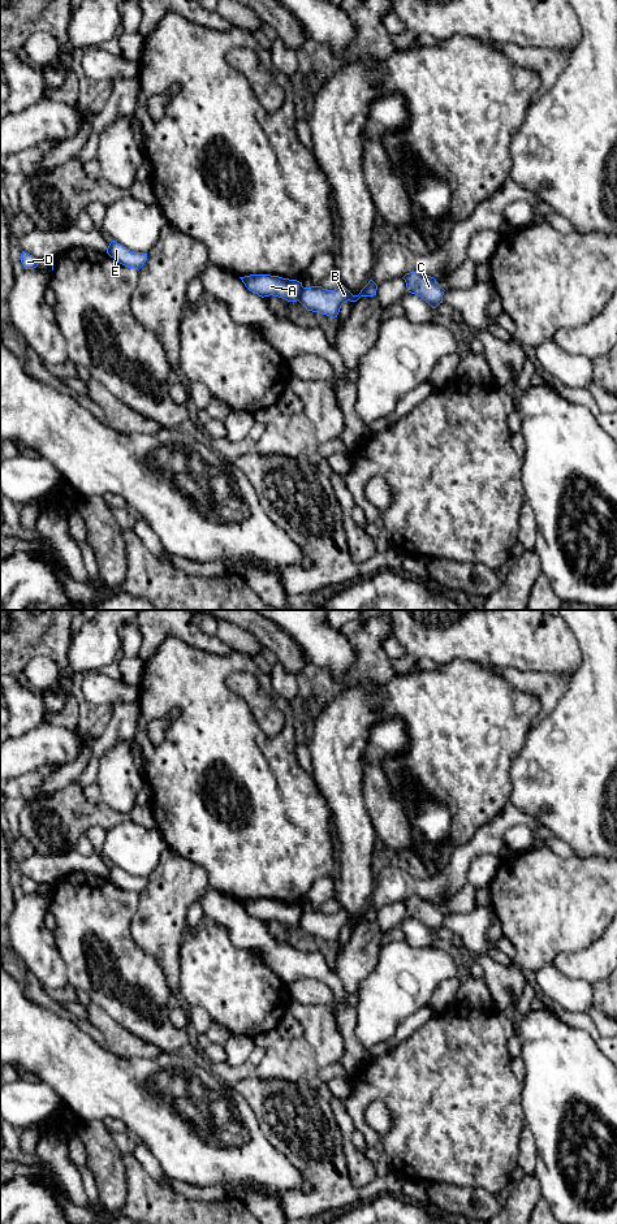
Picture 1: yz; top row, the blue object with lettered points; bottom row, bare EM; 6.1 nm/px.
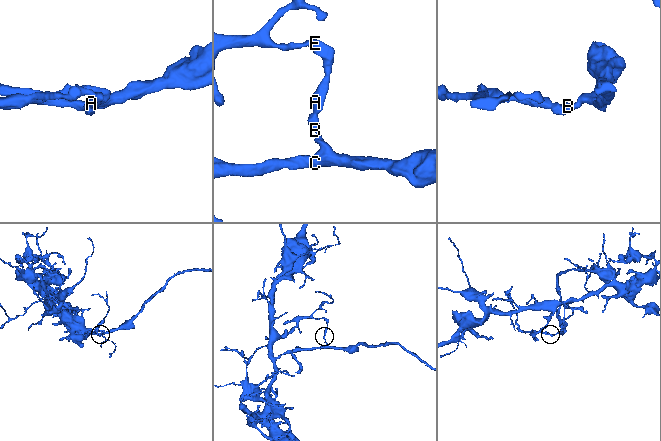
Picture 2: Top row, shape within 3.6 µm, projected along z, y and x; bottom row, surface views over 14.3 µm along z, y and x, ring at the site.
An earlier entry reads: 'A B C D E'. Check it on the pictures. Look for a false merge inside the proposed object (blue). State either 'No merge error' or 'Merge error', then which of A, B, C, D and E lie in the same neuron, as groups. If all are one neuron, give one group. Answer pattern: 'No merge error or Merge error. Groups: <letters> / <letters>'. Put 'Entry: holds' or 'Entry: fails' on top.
Entry: fails
Merge error. Groups: A D E / B C

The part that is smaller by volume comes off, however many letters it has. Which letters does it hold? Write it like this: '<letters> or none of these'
B, C

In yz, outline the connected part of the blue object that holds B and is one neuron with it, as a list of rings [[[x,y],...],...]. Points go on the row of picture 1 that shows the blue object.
[[[370,280],[358,295],[353,295],[344,285],[335,290],[325,290],[322,286],[303,287],[298,302],[307,310],[337,317],[341,306],[350,300],[357,302],[361,297],[376,295],[377,285]]]

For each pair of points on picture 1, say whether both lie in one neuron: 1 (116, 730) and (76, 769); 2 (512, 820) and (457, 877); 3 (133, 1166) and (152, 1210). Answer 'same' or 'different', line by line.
1: different
2: same
3: same

